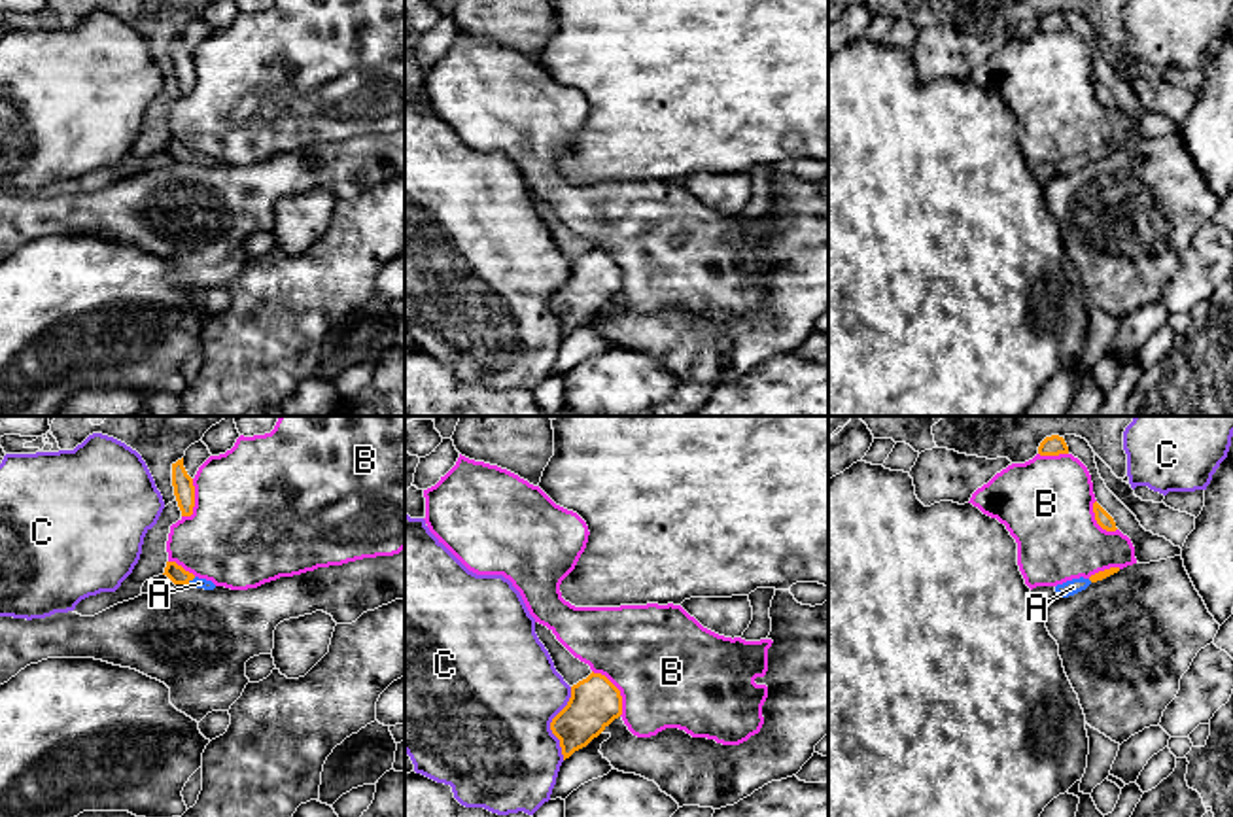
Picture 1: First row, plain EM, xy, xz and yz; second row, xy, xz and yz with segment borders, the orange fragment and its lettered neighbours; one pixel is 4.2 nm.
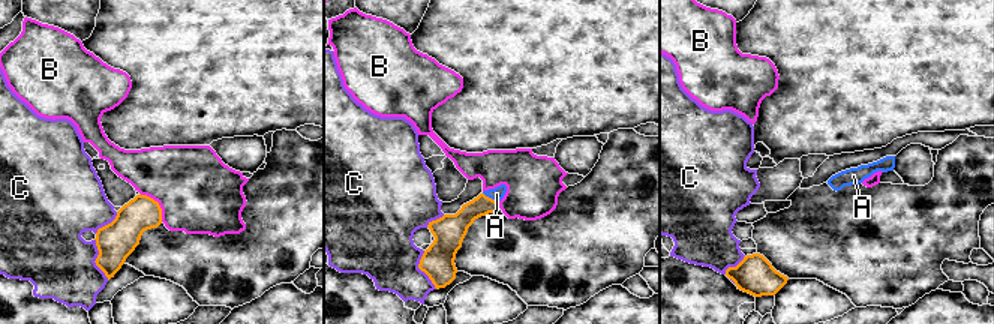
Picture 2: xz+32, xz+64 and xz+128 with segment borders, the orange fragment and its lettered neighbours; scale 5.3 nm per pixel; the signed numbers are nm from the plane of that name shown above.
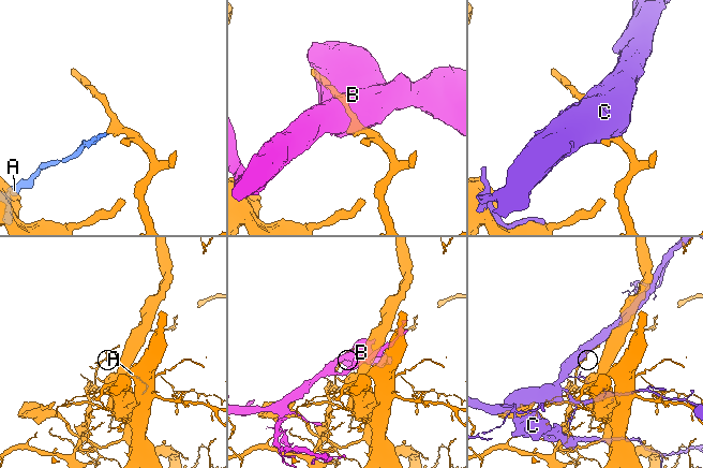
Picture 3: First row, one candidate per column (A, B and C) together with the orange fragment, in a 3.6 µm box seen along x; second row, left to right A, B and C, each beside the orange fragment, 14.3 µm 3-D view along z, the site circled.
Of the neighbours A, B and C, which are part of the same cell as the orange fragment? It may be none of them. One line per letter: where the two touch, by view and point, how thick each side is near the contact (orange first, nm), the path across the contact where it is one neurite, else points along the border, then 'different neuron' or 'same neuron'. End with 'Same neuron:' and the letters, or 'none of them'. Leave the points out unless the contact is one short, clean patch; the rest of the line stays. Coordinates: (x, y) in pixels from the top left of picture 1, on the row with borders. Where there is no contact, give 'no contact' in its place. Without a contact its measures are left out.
A: xy (191, 579) | 80/50 nm | across xy (176, 573), (191, 579), (199, 583) | same neuron
B: xz (619, 691) | 220/480 nm | different neuron
C: xz (551, 723) | 220/500 nm | different neuron
Same neuron: A

